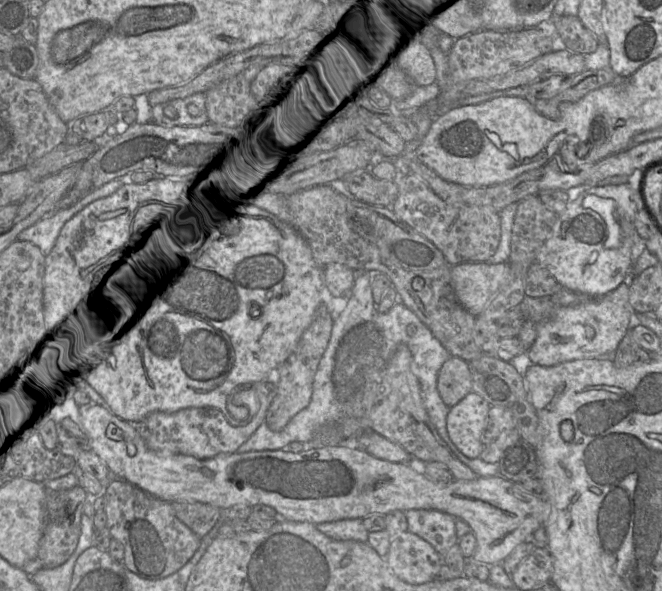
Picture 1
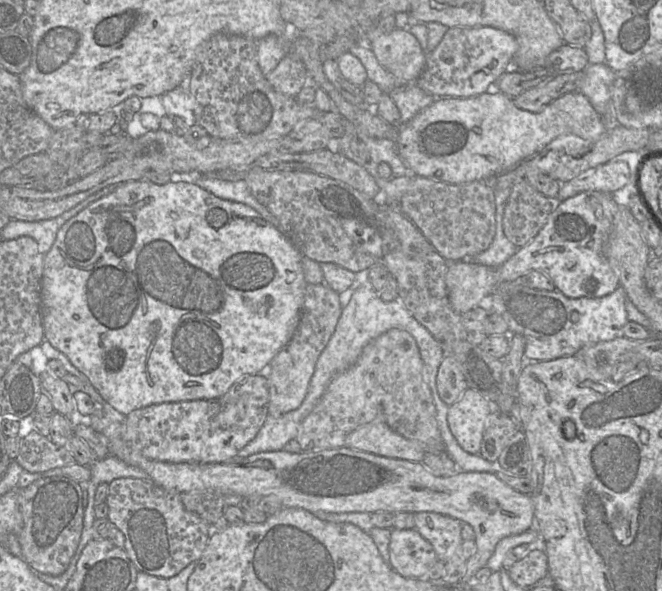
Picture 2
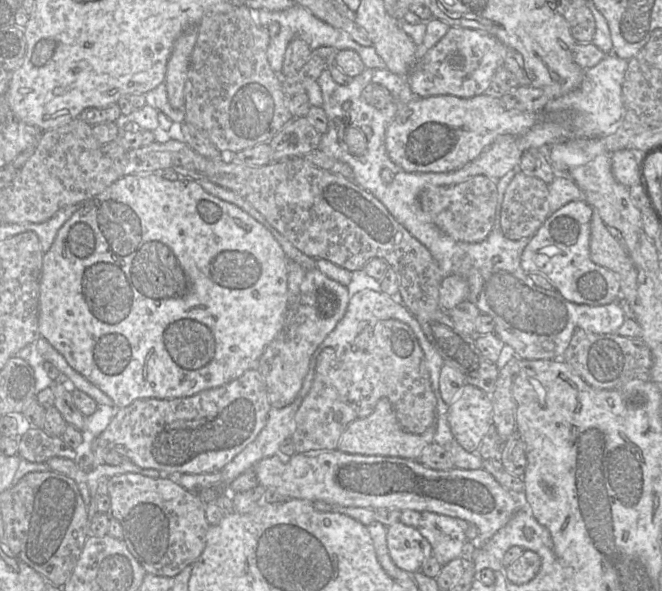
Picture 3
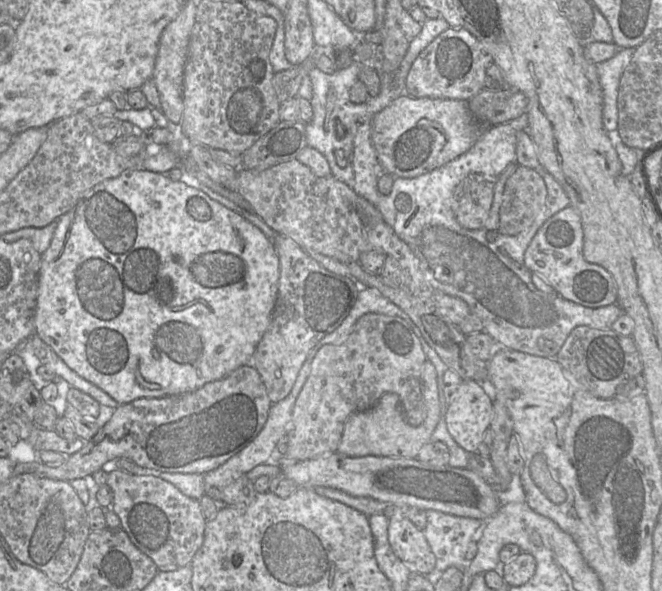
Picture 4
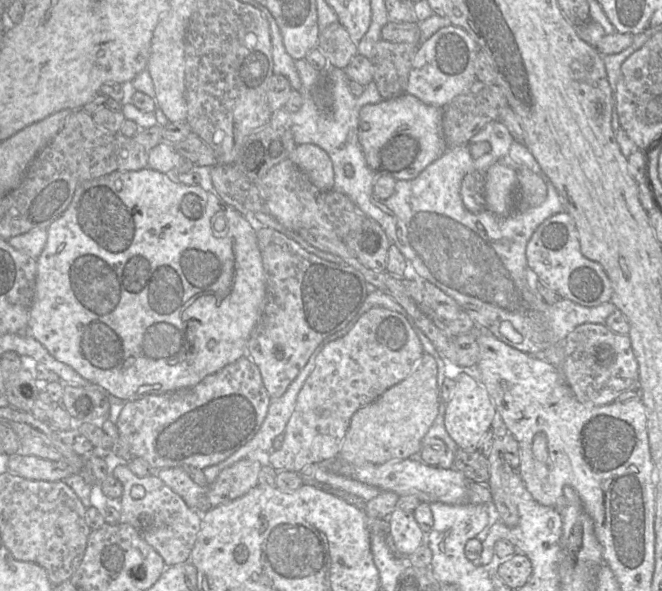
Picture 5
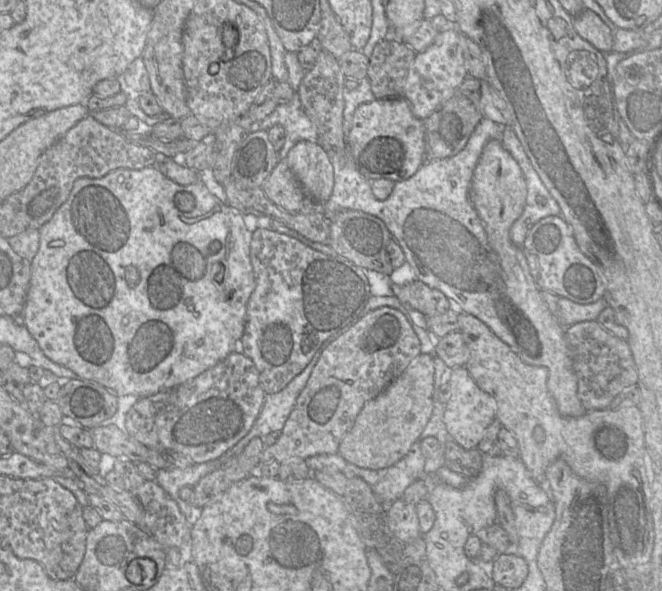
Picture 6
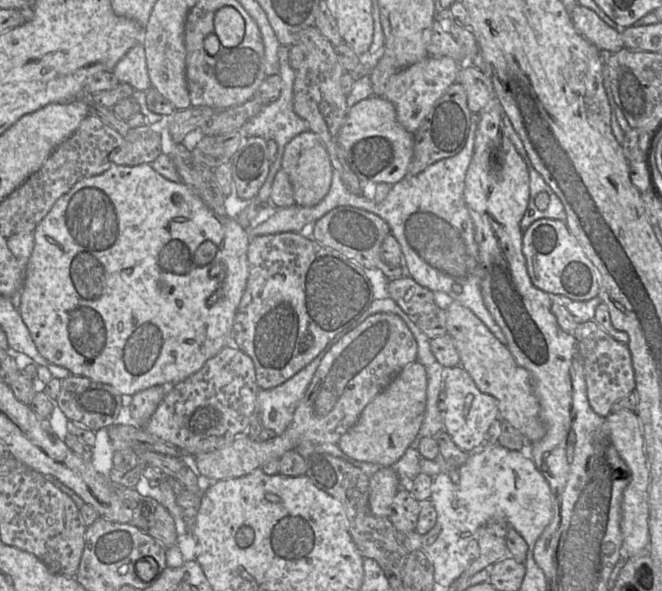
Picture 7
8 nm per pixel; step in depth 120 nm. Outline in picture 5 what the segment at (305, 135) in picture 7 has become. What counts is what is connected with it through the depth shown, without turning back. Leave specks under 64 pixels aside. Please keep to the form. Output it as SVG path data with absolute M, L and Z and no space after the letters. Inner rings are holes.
M299 144L288 157L309 177L320 190L329 191L334 187L334 171L328 154L314 144Z

